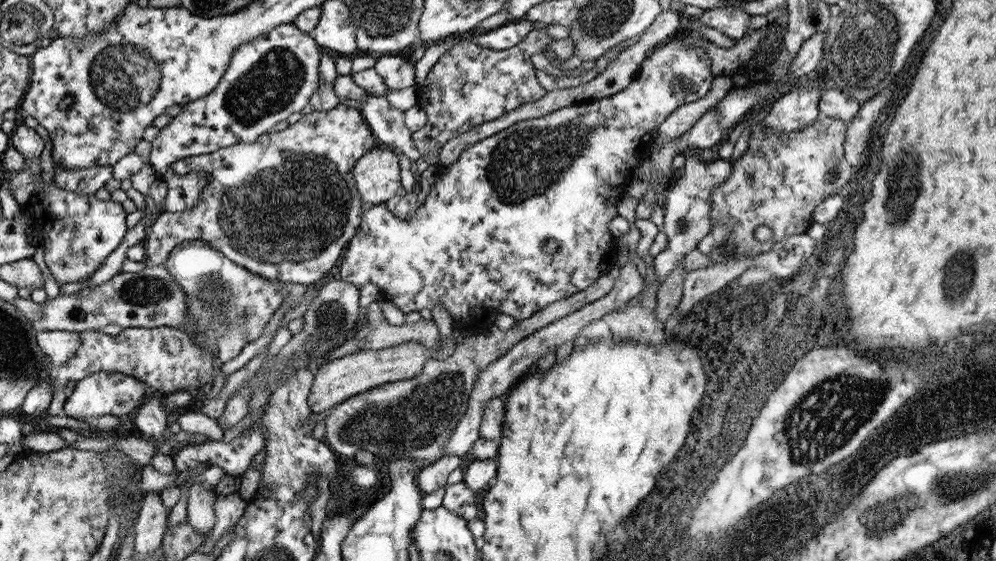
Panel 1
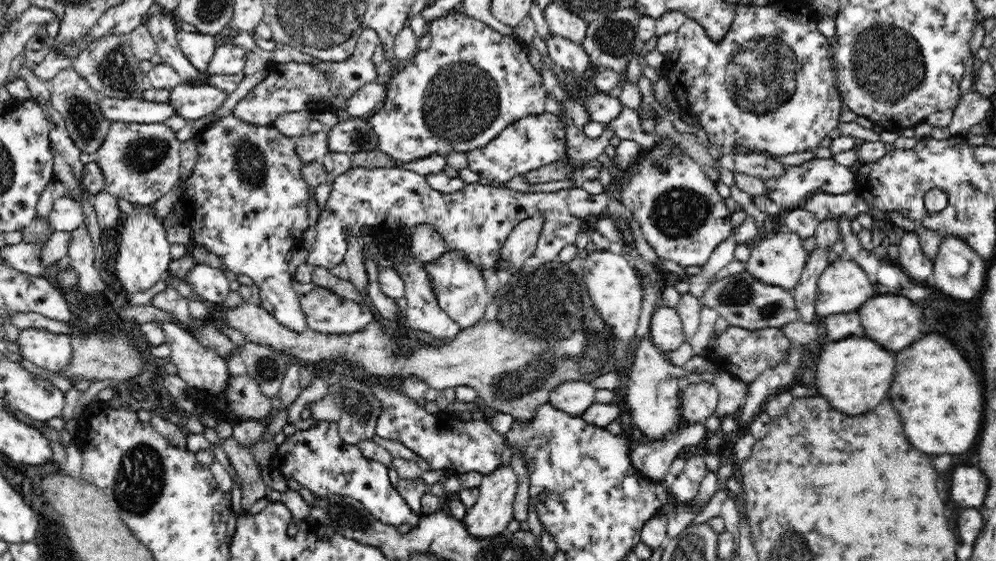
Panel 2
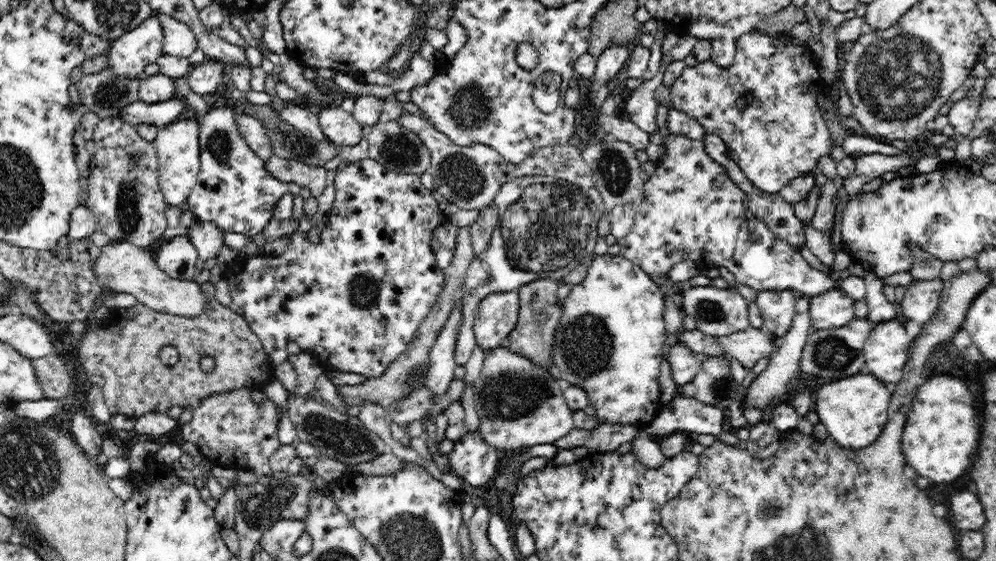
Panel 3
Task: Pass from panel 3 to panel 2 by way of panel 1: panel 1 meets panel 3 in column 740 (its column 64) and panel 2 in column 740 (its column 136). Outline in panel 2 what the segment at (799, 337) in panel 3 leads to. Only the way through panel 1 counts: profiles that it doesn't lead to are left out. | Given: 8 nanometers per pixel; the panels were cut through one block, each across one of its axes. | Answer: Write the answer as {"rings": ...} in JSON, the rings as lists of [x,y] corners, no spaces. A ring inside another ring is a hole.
{"rings":[[[716,370],[714,376],[716,376],[714,386],[718,388],[718,394],[720,394],[720,402],[718,402],[718,408],[716,408],[714,416],[724,418],[724,416],[736,414],[746,404],[750,384],[742,382],[740,378],[732,376],[730,372]]]}

